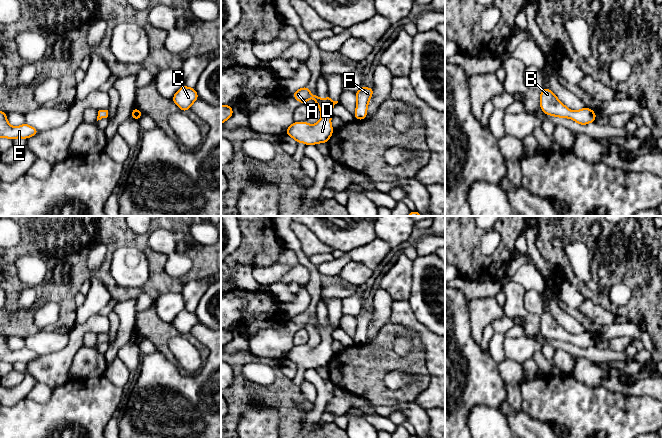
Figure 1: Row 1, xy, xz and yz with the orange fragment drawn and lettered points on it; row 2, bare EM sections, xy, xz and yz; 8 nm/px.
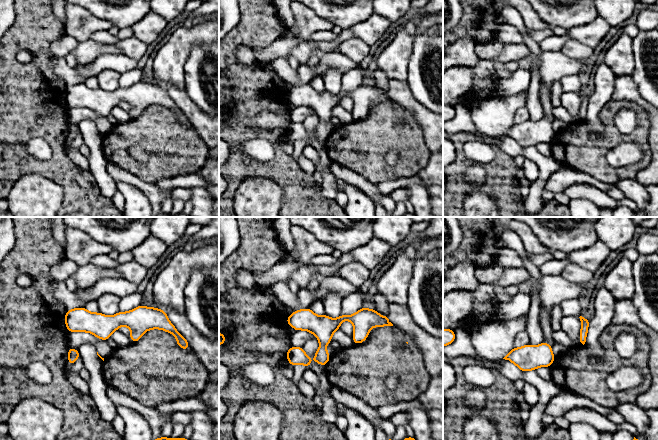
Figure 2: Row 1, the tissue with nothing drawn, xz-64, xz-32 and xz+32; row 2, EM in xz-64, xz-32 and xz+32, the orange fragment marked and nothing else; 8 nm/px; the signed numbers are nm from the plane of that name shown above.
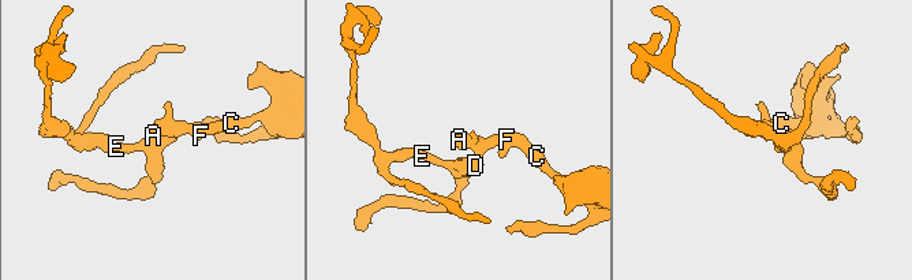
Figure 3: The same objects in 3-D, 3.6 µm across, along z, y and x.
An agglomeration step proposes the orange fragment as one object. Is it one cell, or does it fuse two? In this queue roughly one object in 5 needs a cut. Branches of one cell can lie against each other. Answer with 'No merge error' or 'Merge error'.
No merge error

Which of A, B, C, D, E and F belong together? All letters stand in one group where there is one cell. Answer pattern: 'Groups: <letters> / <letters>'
Groups: A B C D E F

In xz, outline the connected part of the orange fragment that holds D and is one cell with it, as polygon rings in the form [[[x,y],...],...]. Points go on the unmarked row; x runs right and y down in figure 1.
[[[317,317],[312,321],[319,331],[322,342],[314,350],[311,350],[307,345],[293,346],[287,352],[285,358],[291,360],[296,366],[306,369],[328,367],[329,362],[334,356],[330,346],[330,343],[333,341],[332,332],[338,325],[333,325],[329,319],[324,324],[321,324]]]

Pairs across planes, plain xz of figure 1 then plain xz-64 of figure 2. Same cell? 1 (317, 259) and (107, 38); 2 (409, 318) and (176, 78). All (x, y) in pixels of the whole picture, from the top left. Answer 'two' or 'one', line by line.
1: one
2: two

